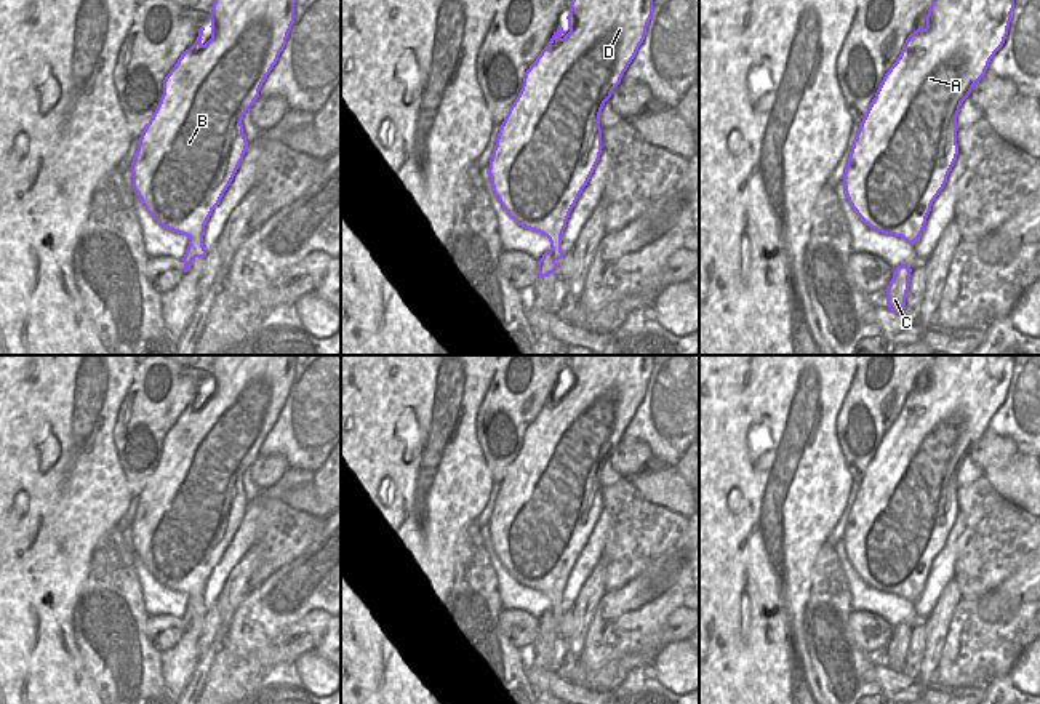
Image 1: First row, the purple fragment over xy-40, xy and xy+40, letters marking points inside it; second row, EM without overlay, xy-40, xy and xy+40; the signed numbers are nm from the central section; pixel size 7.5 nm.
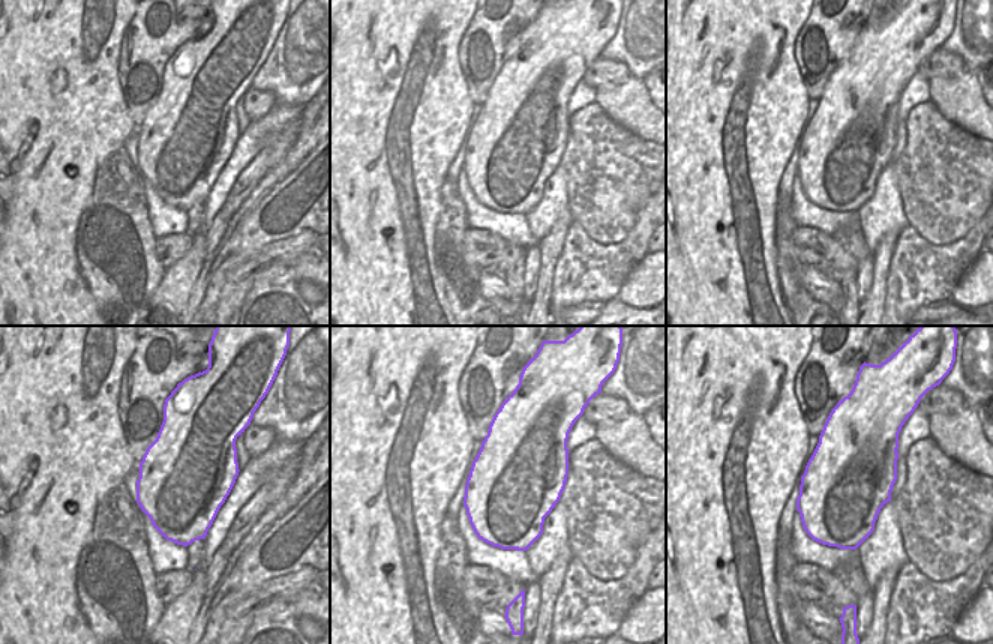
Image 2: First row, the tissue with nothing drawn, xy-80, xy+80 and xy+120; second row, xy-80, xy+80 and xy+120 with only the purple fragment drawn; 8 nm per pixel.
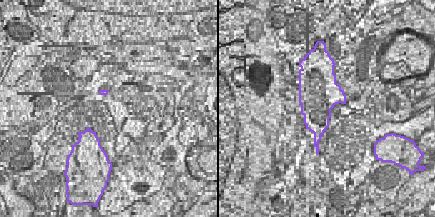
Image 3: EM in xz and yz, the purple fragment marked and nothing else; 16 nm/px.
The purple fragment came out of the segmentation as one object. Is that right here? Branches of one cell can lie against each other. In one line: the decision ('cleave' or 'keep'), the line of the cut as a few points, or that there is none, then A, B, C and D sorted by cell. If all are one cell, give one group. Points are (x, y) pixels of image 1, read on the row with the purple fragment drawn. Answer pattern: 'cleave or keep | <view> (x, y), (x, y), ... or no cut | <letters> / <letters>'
cleave | xy-40 (189, 237), (196, 256) | A B D / C

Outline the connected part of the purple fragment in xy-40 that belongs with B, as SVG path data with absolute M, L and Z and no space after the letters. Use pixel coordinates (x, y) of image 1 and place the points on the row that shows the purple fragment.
M214 0L211 6L211 38L203 45L205 27L163 80L163 94L146 125L131 163L133 189L146 211L165 229L192 240L195 258L205 258L205 226L230 186L248 141L242 118L259 98L259 90L278 61L294 22L296 0Z

